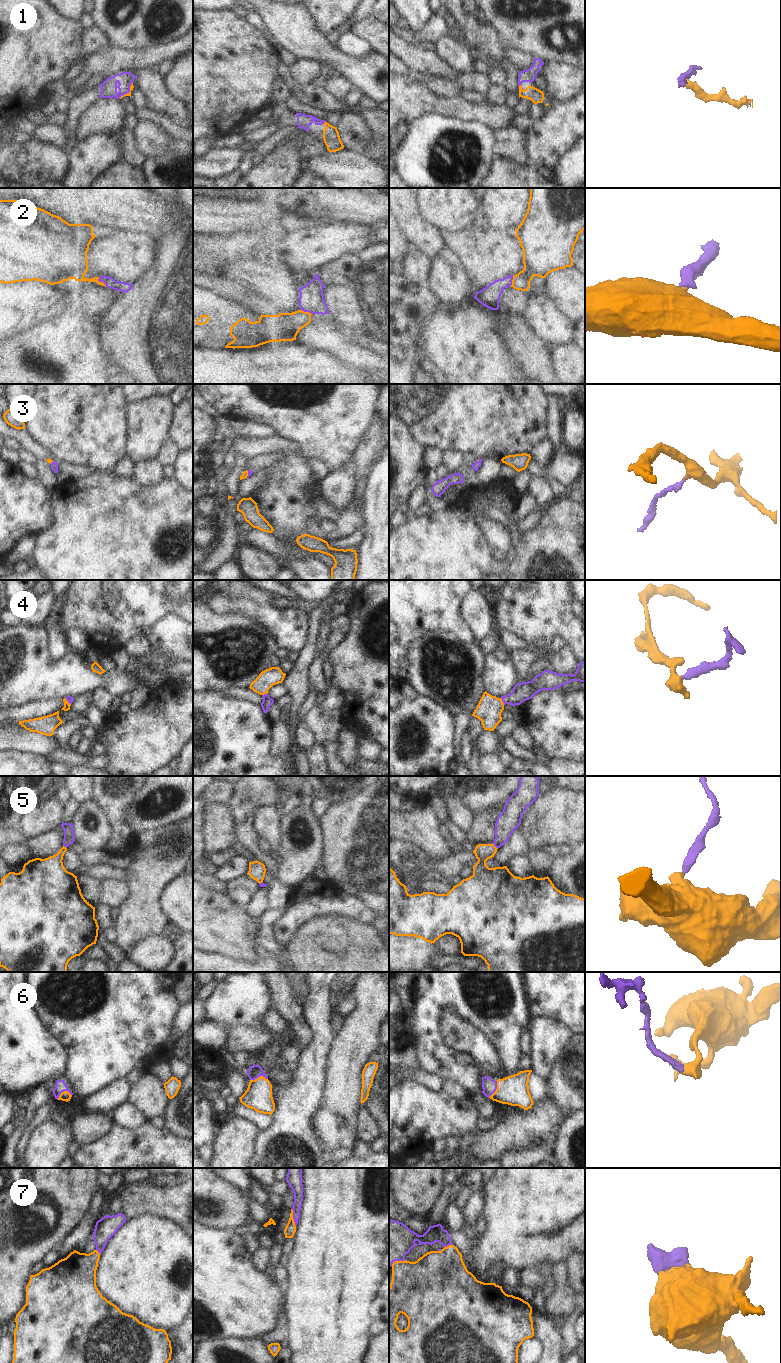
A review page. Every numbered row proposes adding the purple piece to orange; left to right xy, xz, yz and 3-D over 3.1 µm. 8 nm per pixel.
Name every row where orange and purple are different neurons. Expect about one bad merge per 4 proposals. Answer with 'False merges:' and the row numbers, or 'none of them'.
False merges: 5

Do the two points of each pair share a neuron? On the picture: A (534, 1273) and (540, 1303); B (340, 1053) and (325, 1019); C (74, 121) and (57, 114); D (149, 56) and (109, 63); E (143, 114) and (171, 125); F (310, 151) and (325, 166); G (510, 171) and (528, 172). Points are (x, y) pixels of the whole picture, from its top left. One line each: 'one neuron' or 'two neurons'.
A: two neurons
B: two neurons
C: two neurons
D: one neuron
E: one neuron
F: two neurons
G: one neuron

